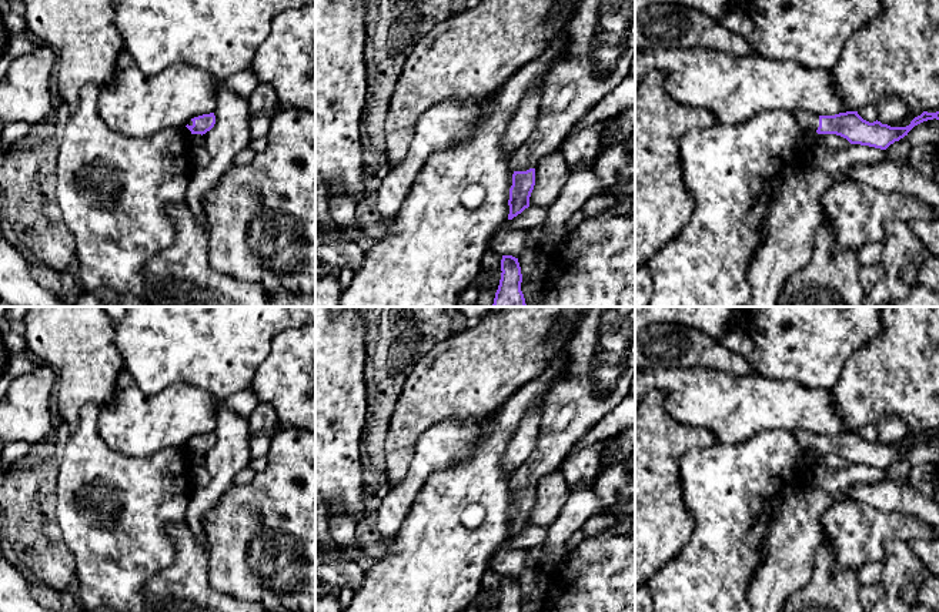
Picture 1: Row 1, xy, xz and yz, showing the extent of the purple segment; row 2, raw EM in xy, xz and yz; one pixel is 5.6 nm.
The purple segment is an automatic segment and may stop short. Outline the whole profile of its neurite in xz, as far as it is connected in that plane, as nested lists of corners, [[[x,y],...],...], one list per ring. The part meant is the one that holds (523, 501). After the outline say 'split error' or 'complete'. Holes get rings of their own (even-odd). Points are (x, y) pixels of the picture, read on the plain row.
[[[589,307],[567,348],[564,375],[547,394],[538,442],[527,461],[511,475],[514,494],[508,539],[529,526],[537,482],[555,471],[575,442],[631,394],[634,377],[635,307]]]; split error

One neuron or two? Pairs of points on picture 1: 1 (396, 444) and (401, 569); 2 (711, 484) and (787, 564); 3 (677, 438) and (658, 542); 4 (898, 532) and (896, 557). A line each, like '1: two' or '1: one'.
1: two
2: two
3: one
4: two

